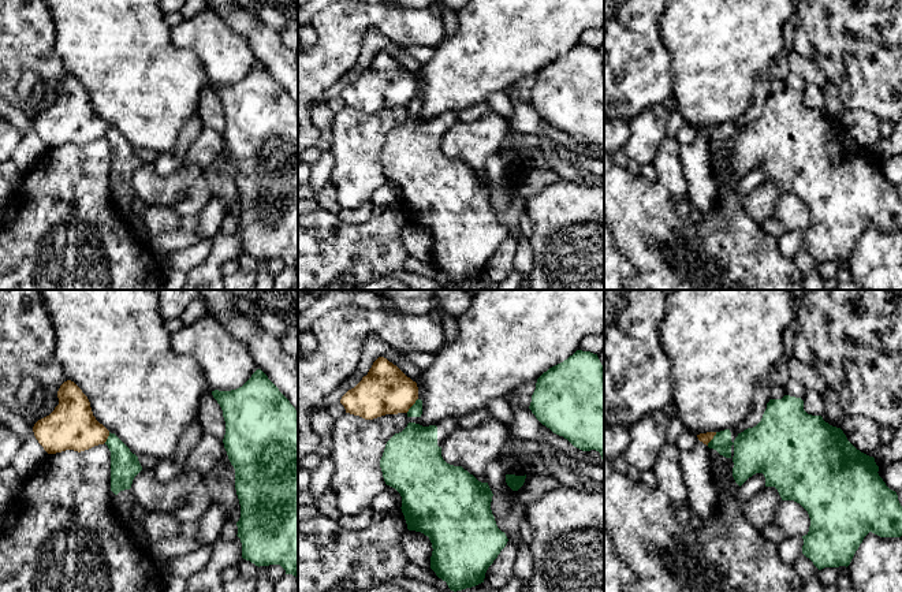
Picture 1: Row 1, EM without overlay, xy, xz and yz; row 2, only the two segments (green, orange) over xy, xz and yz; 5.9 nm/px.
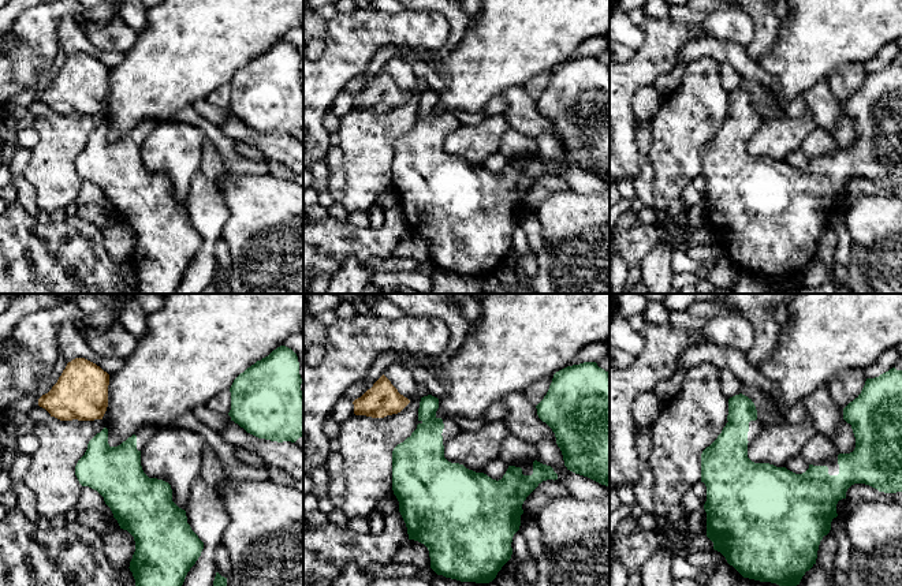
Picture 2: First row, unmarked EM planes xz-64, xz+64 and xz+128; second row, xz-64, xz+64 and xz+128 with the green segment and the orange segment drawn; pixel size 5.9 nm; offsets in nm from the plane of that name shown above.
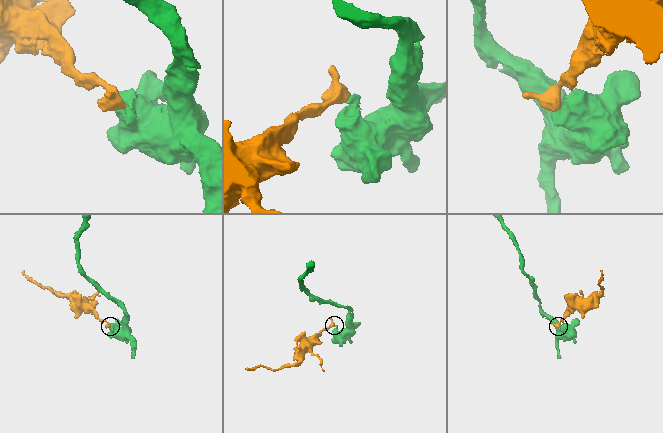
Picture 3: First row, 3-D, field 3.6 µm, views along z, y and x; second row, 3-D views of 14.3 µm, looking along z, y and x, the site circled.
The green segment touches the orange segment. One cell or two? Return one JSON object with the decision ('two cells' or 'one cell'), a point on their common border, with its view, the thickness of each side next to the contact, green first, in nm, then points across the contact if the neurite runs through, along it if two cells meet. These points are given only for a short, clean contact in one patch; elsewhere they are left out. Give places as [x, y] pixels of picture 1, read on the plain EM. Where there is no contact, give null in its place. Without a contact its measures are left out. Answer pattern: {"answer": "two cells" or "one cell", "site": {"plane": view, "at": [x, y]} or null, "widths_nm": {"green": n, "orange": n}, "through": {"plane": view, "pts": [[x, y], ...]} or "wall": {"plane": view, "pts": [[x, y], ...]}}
{"answer": "two cells", "site": {"plane": "xz", "at": [413, 99]}, "widths_nm": {"green": 80, "orange": 280}, "wall": {"plane": "xz", "pts": [[417, 92], [406, 105]]}}

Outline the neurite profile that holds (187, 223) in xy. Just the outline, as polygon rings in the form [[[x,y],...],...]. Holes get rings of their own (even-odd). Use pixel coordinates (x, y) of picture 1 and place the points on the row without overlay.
[[[182,216],[179,221],[179,230],[193,232],[198,230],[198,224],[197,216]]]

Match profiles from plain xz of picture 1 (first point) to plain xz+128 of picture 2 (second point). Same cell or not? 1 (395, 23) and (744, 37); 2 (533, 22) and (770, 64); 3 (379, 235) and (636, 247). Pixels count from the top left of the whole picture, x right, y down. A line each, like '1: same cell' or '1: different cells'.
1: same cell
2: same cell
3: same cell

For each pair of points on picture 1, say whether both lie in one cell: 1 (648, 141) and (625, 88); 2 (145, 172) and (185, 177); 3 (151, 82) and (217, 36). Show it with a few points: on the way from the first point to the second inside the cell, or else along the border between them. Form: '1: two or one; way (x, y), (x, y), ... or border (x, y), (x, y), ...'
1: two; border (660, 103), (645, 108), (627, 122)
2: one; way (155, 182), (175, 182)
3: two; border (172, 29), (172, 43), (197, 56), (209, 81)

